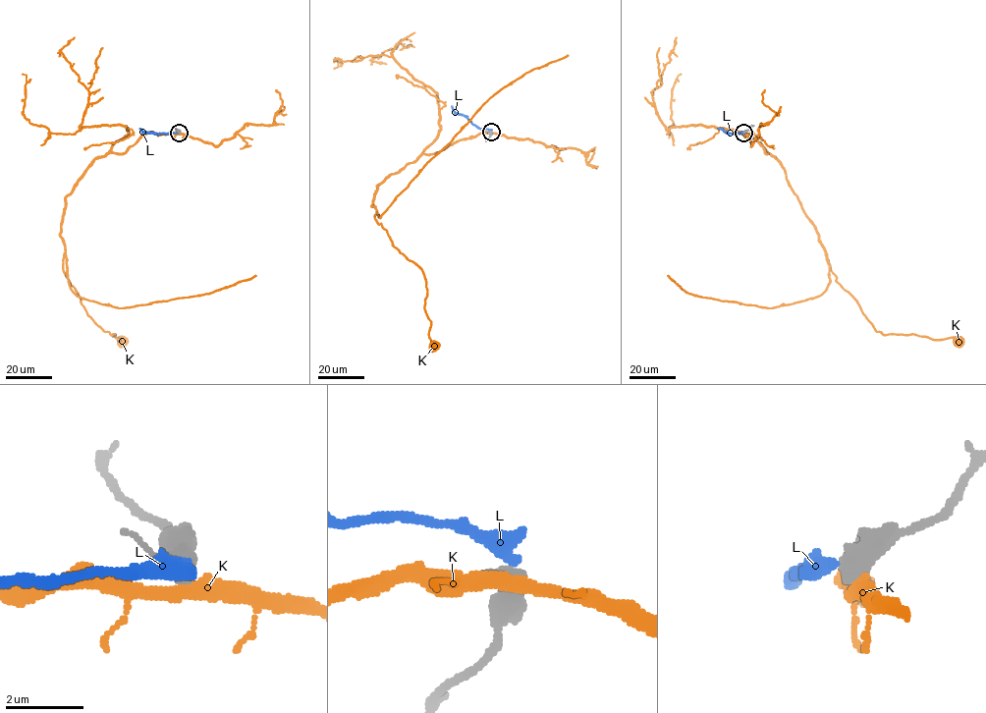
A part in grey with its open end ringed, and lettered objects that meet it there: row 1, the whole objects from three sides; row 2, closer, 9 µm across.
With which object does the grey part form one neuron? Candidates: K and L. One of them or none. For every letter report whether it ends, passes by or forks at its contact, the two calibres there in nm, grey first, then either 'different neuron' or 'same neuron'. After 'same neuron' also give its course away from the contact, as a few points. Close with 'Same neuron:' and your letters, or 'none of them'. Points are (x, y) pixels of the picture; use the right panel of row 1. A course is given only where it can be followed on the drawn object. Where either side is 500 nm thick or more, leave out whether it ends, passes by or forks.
K: it passes by | 420/400 nm | different neuron
L: it ends | 440/480 nm | different neuron
Same neuron: none of them

